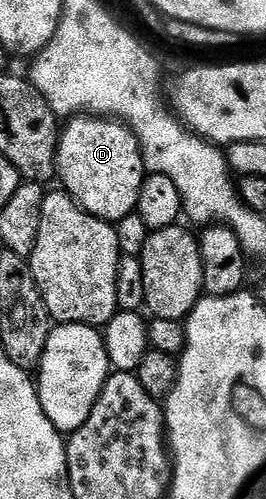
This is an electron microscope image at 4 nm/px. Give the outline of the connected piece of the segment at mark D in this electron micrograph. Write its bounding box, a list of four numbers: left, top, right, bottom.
[56,116,146,222]

